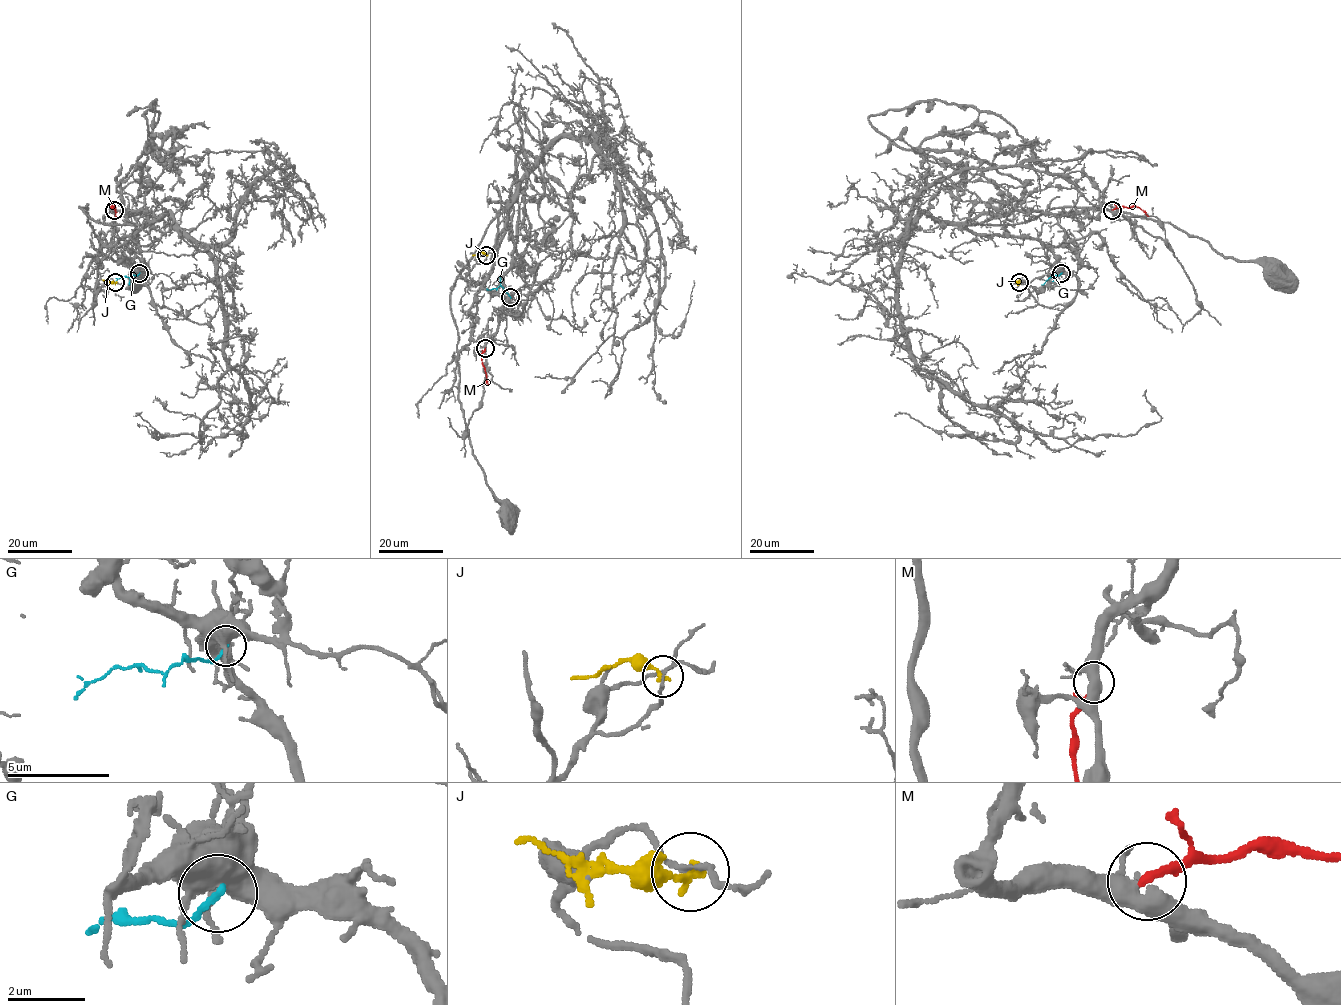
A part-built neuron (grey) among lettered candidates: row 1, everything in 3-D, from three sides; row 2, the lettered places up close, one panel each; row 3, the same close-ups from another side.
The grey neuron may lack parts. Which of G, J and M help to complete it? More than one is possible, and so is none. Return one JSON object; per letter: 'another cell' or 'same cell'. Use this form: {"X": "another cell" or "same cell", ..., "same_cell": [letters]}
{"G": "another cell", "J": "another cell", "M": "same cell", "same_cell": ["M"]}

